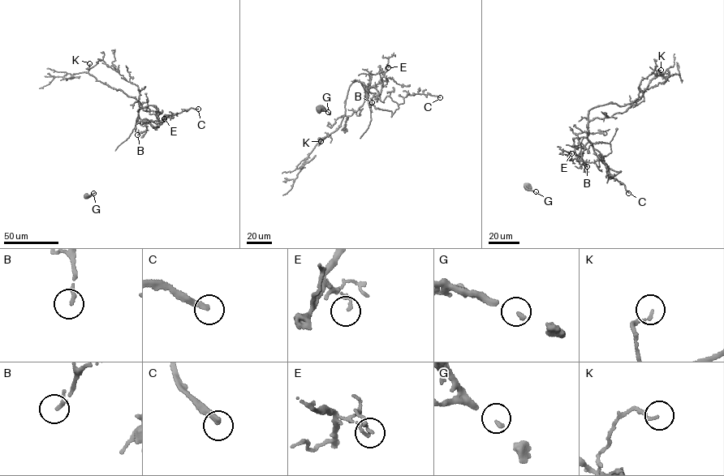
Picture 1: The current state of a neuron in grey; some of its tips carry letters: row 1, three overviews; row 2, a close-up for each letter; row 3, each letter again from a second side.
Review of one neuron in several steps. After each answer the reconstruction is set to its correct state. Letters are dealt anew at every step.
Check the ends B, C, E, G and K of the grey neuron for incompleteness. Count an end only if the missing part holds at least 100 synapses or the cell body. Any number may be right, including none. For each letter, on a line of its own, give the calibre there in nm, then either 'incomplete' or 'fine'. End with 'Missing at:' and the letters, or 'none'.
B: 190 nm | fine
C: 300 nm | incomplete
E: 110 nm | fine
G: 100 nm | fine
K: 130 nm | fine
Missing at: C

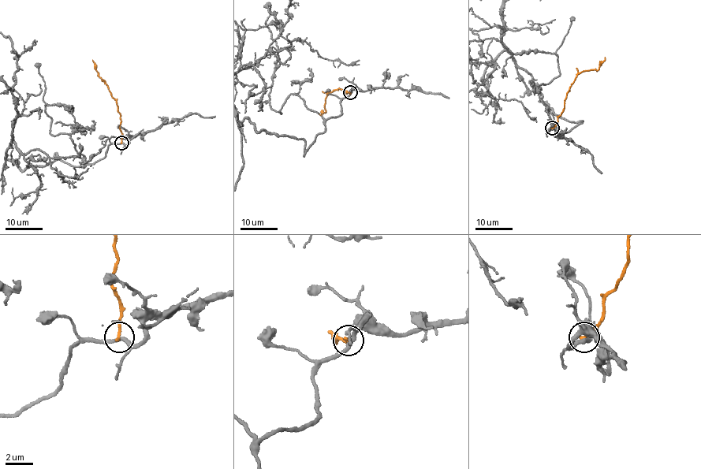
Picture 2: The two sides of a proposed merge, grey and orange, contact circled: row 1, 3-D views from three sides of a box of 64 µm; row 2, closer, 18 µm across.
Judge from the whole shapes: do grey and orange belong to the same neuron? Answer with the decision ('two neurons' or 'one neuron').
two neurons

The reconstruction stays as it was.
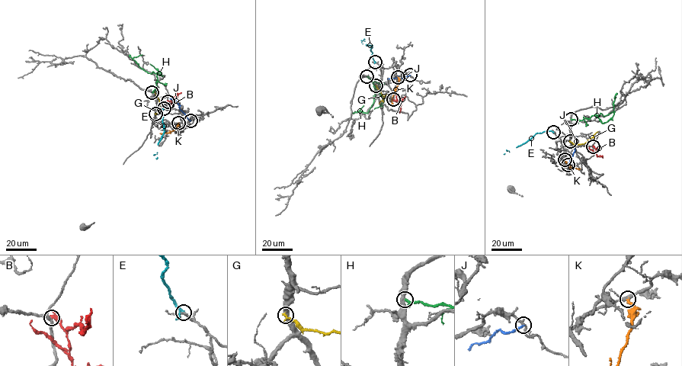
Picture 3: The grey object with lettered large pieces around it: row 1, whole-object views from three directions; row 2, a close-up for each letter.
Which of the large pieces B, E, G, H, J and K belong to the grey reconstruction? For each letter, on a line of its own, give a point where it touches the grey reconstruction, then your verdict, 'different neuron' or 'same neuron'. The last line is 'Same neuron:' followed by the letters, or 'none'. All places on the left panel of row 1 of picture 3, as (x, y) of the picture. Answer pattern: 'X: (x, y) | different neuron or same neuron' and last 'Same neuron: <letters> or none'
B: (168, 101) | different neuron
E: (164, 108) | different neuron
G: (155, 113) | different neuron
H: (152, 92) | different neuron
J: (190, 120) | different neuron
K: (178, 123) | different neuron
Same neuron: none

